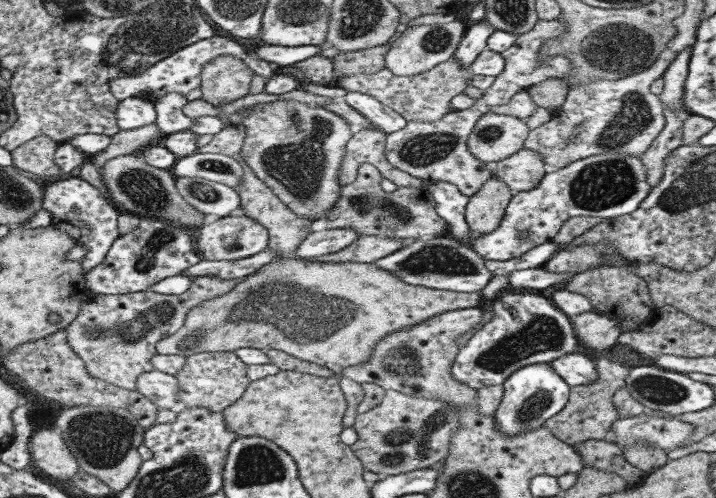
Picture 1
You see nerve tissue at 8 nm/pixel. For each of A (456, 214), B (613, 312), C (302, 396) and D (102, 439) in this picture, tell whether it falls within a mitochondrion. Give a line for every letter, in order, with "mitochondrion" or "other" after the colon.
A: other
B: other
C: other
D: mitochondrion

